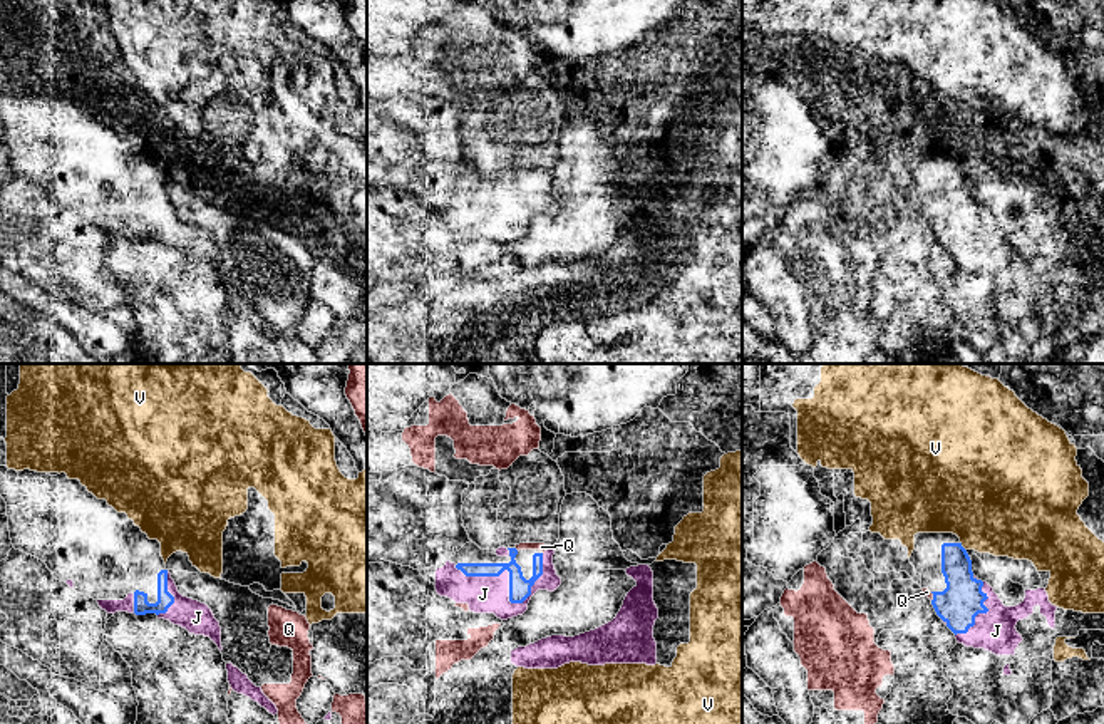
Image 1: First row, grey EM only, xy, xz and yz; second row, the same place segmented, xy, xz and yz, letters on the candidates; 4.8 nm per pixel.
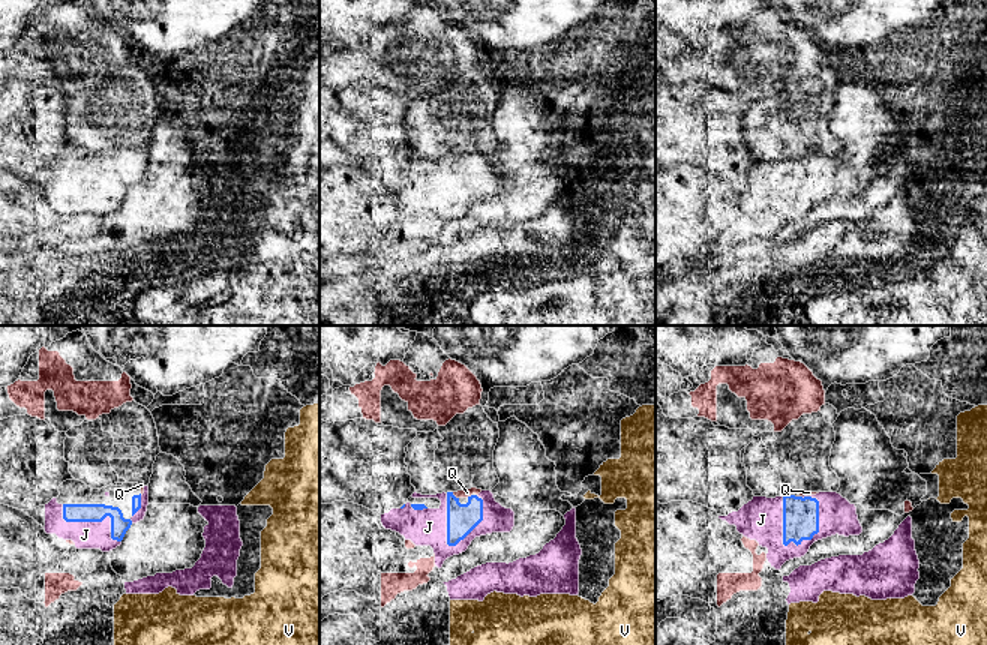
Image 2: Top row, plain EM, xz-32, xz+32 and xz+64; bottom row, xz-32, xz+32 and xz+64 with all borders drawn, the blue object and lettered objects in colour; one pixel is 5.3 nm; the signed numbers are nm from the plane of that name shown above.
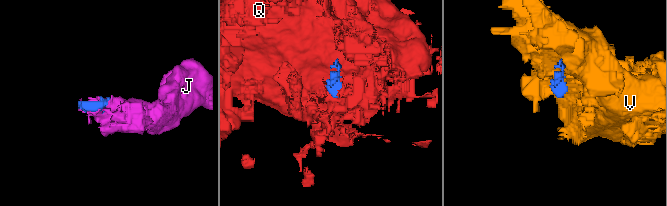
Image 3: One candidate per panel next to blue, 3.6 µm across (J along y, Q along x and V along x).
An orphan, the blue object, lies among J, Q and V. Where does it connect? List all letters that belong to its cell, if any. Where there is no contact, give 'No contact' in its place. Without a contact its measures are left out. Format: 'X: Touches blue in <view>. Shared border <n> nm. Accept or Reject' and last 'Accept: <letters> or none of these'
J: Touches blue in xz. Shared border 440 nm. Reject
Q: Touches blue in yz. Shared border 50 nm. Reject
V: Touches blue in yz. Shared border 50 nm. Reject
Accept: none of these

